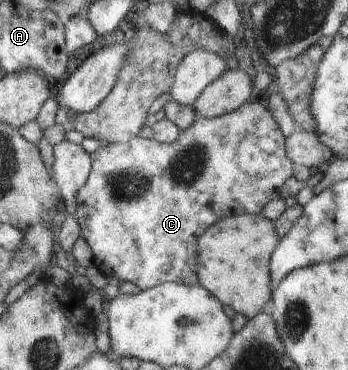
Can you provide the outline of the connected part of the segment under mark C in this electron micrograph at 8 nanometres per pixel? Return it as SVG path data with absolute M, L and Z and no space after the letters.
M245 103L219 117L208 118L197 115L193 123L179 133L179 137L170 144L141 136L132 137L129 141L116 144L102 145L95 153L90 154L92 166L87 181L79 188L76 195L77 209L74 218L77 220L84 237L95 255L95 266L106 275L113 274L120 281L137 284L139 289L155 287L162 283L175 282L178 284L193 285L199 283L197 272L197 249L198 239L217 220L231 217L235 214L259 214L262 209L272 200L279 197L279 191L283 183L293 176L293 162L287 157L285 137L273 119L271 112L261 103Z

